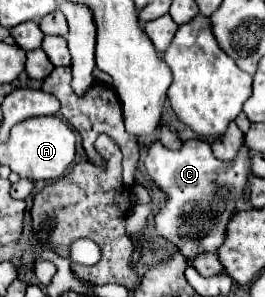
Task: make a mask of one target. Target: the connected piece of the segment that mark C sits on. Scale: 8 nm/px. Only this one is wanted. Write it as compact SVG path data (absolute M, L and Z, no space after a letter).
M155 138L145 158L145 166L157 186L169 196L155 216L157 232L165 240L171 240L189 260L201 252L215 252L223 244L225 226L235 212L235 200L243 194L247 182L247 146L233 162L225 164L213 156L211 146L203 140L189 140L183 142L181 150L171 150Z

